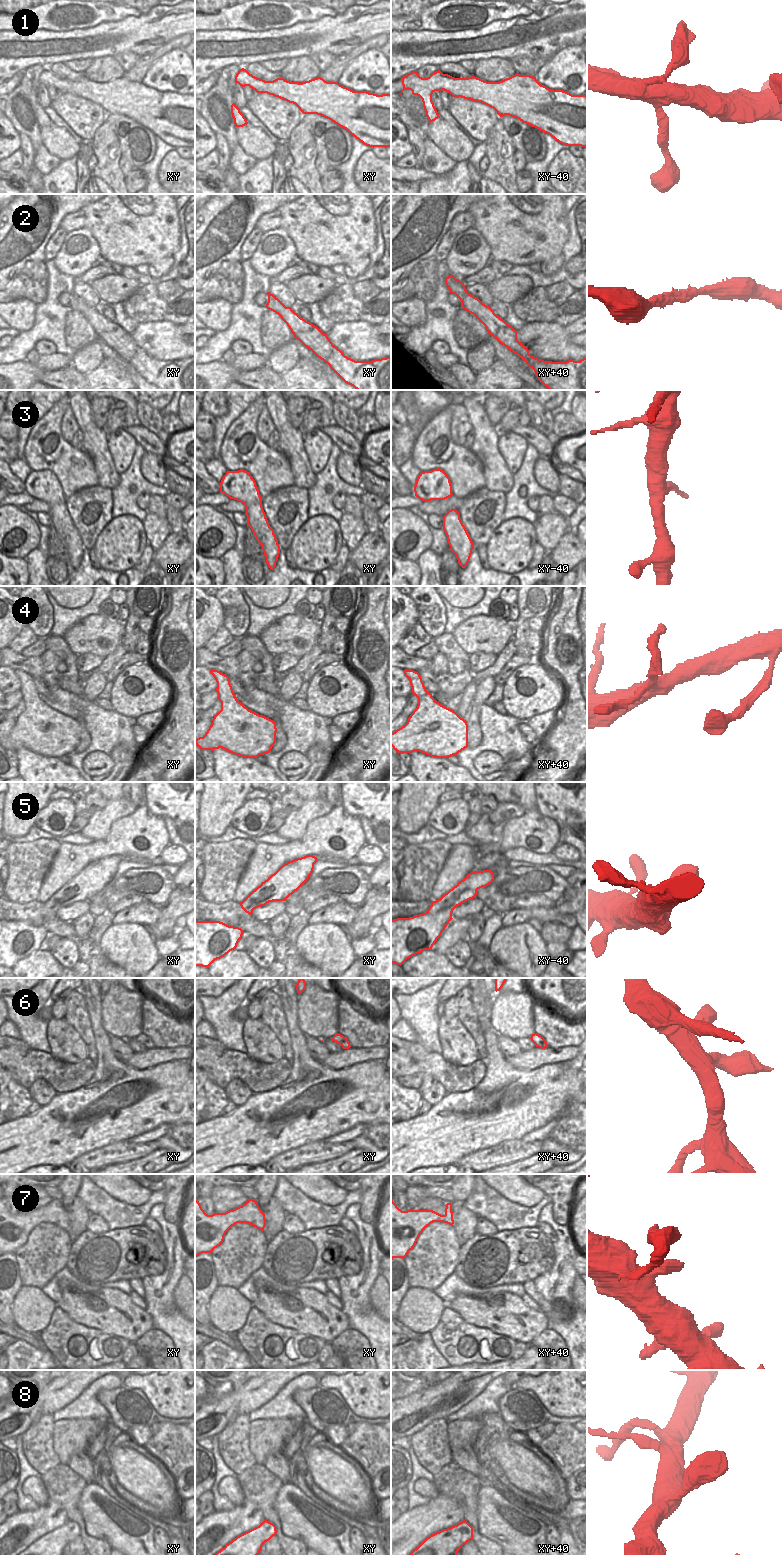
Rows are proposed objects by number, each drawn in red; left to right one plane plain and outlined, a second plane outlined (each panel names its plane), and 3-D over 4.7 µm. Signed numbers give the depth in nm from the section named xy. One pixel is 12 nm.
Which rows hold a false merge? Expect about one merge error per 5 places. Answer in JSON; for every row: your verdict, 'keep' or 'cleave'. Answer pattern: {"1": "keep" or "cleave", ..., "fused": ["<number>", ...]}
{"1": "keep", "2": "keep", "3": "keep", "4": "cleave", "5": "keep", "6": "keep", "7": "keep", "8": "keep", "fused": ["4"]}

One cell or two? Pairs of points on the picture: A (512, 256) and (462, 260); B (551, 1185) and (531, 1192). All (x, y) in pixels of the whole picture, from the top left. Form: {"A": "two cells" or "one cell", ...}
{"A": "two cells", "B": "two cells"}

